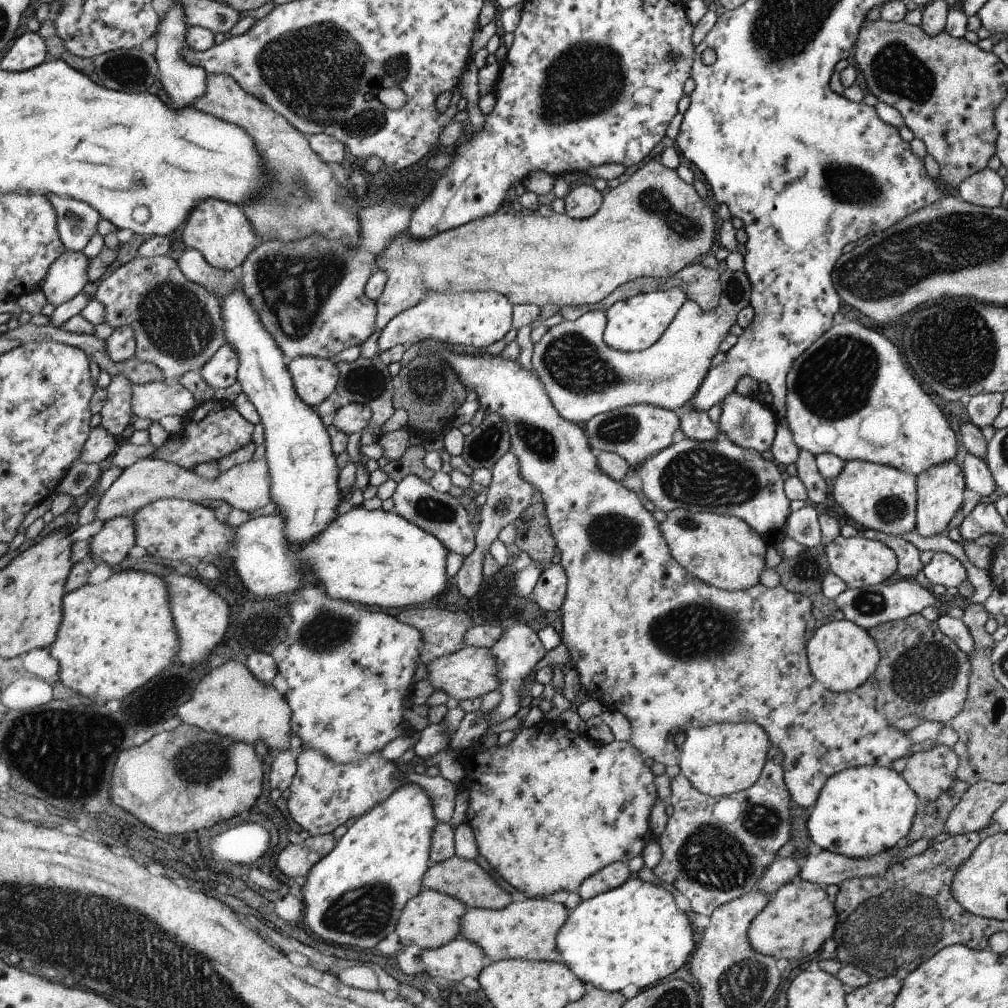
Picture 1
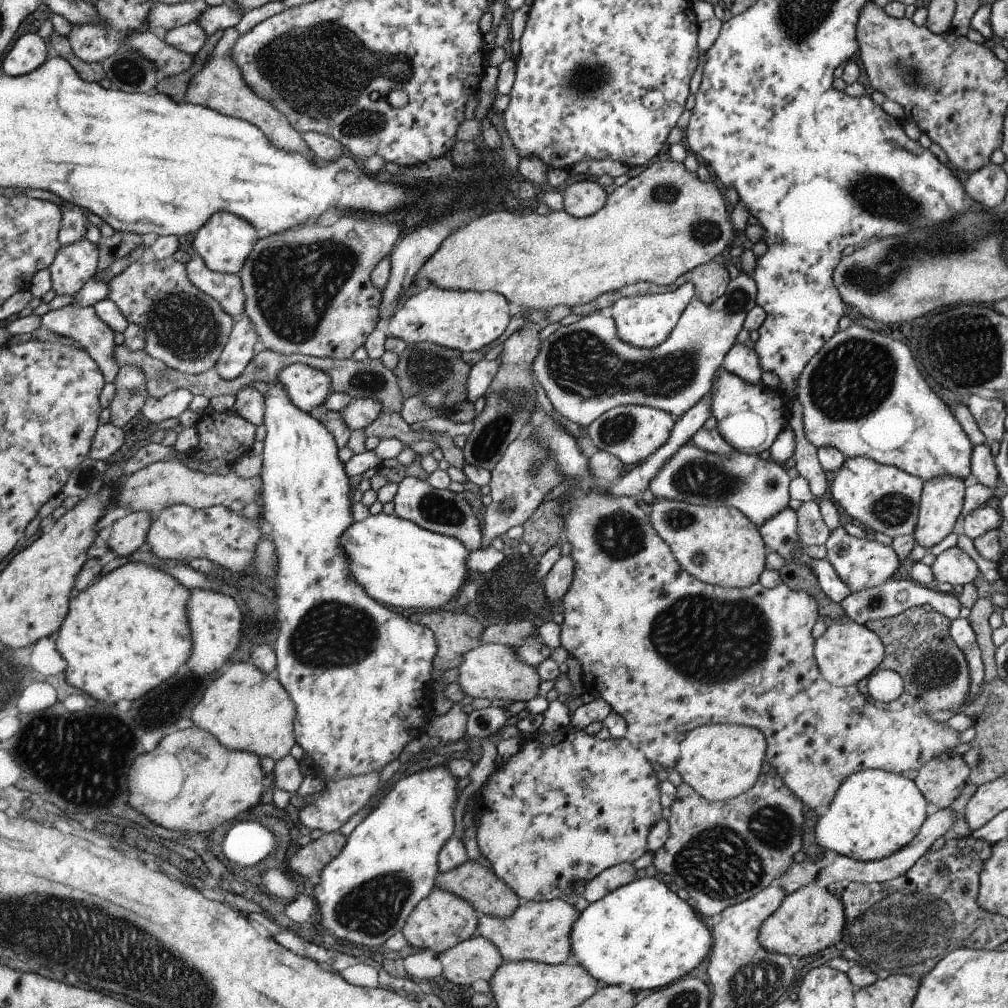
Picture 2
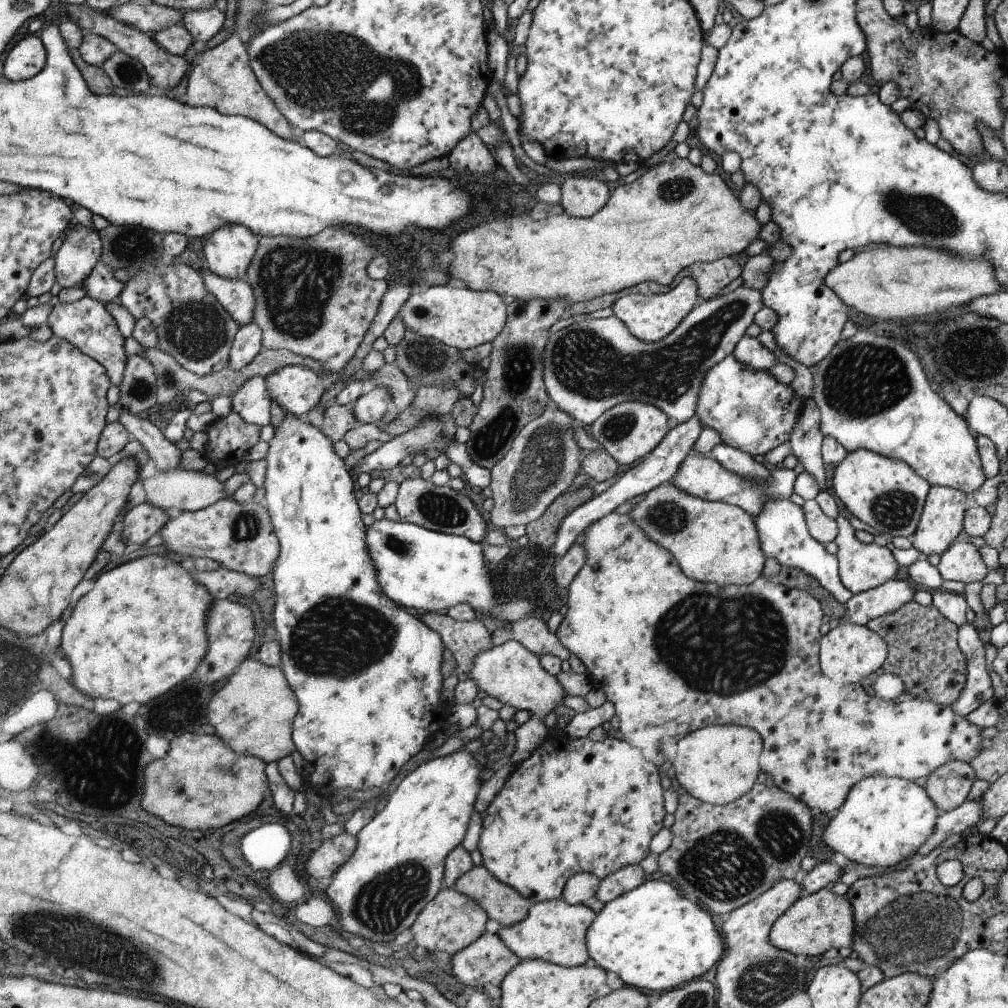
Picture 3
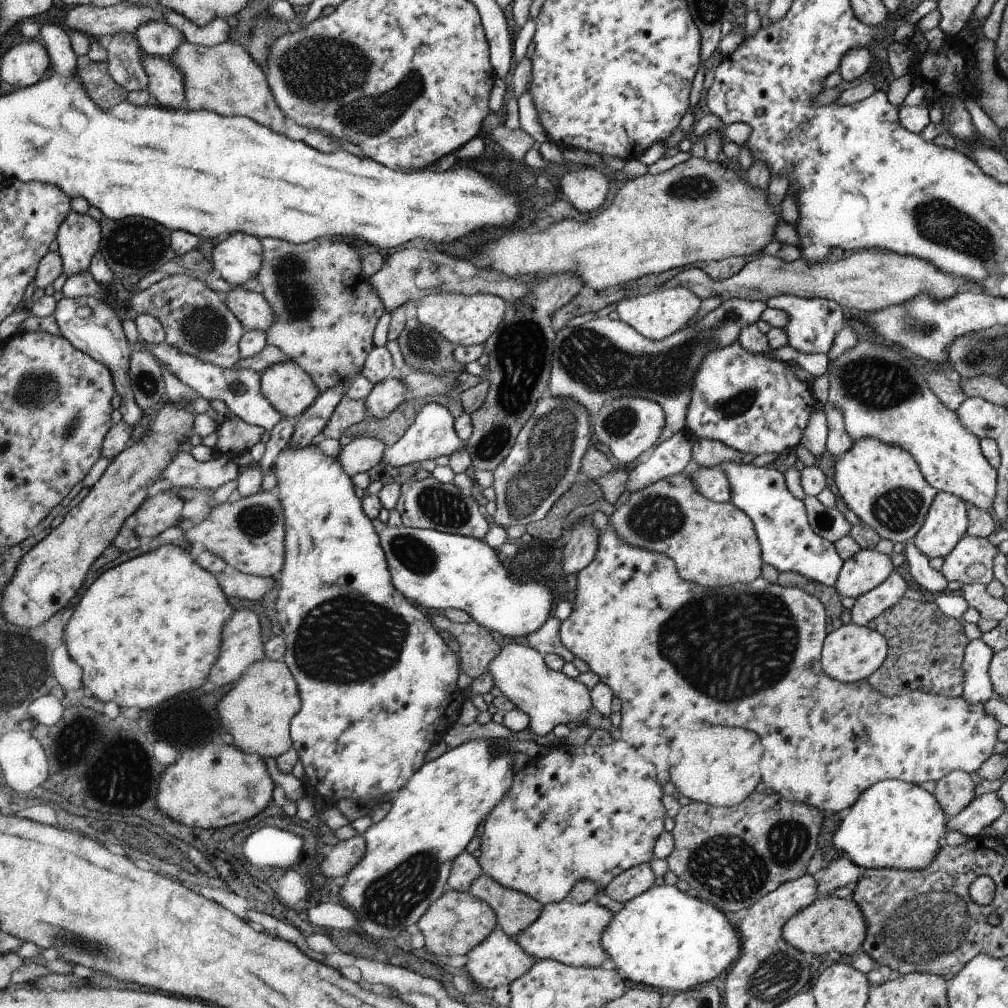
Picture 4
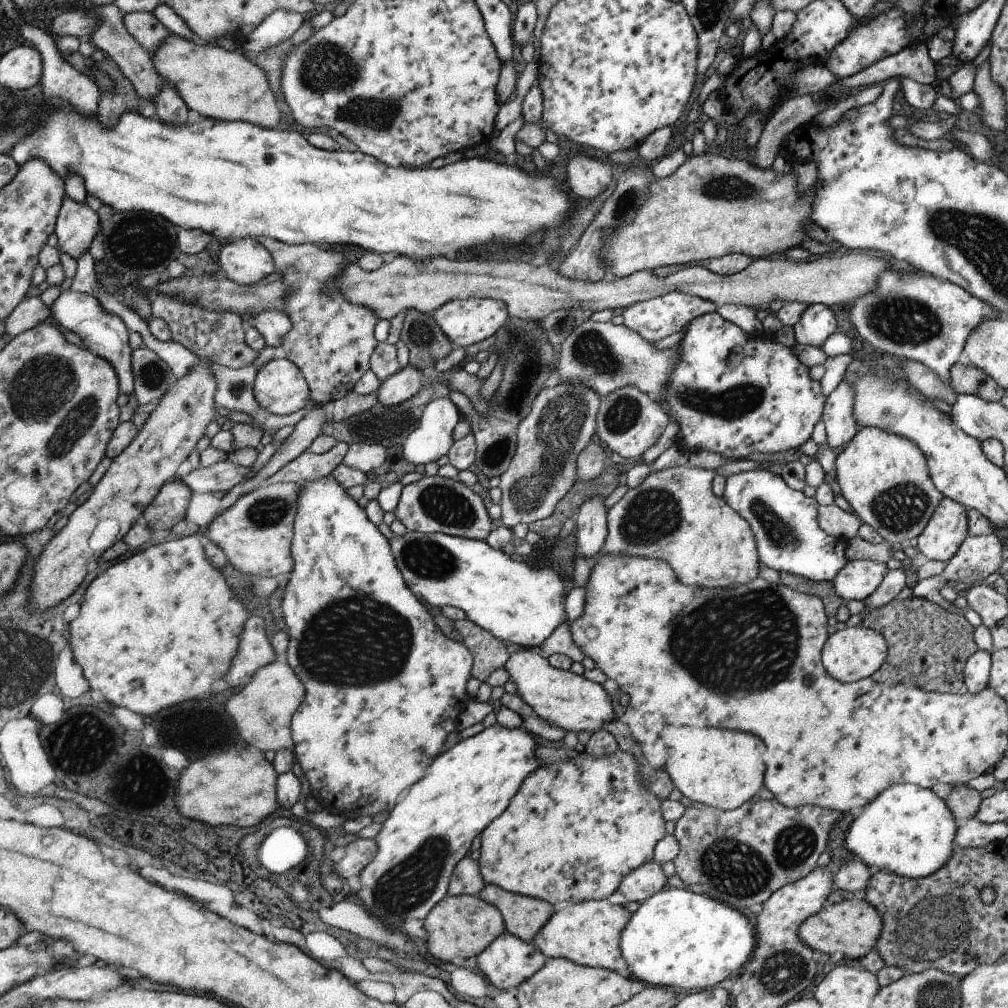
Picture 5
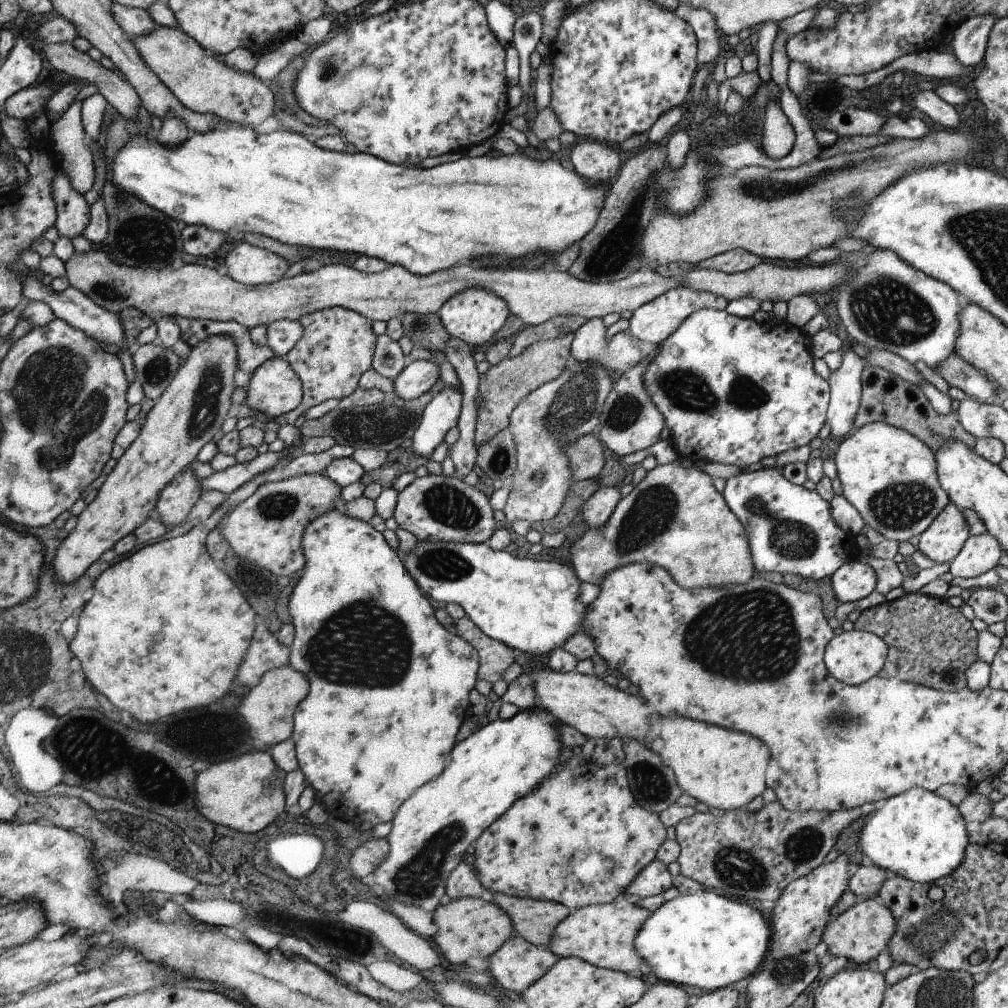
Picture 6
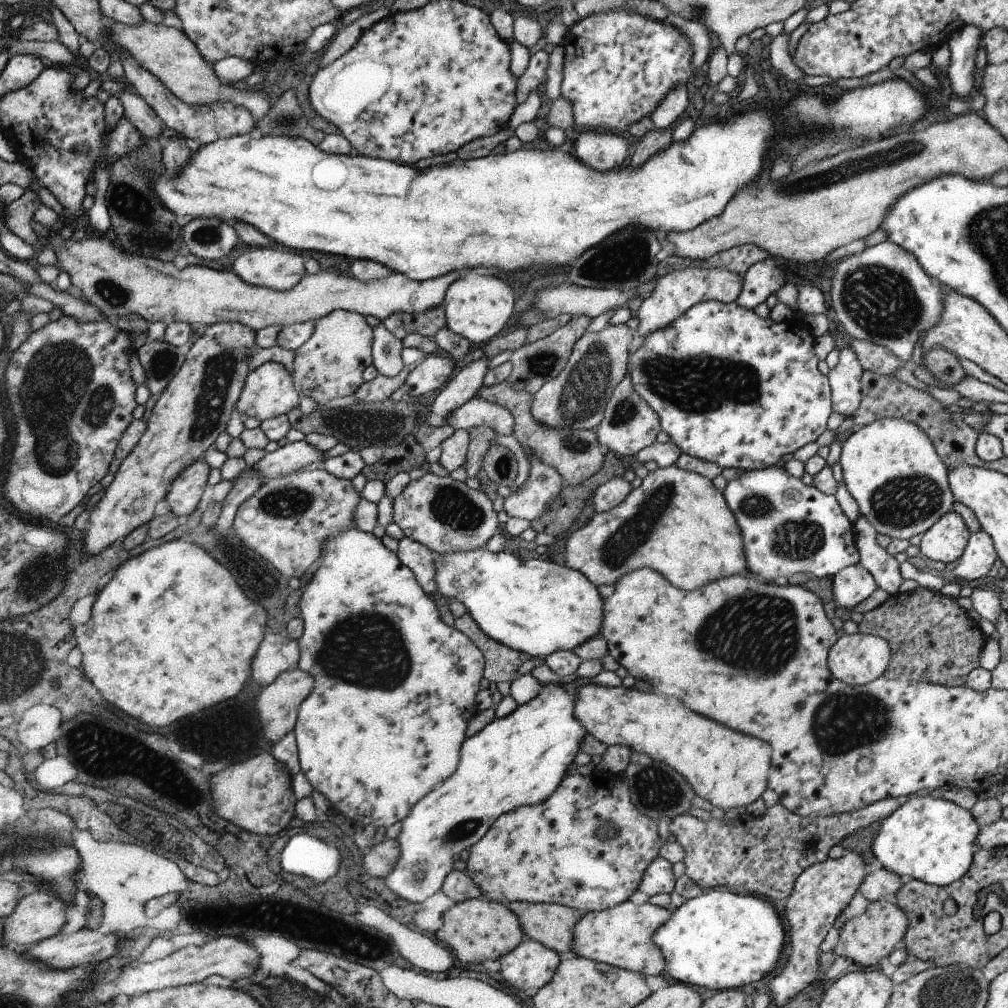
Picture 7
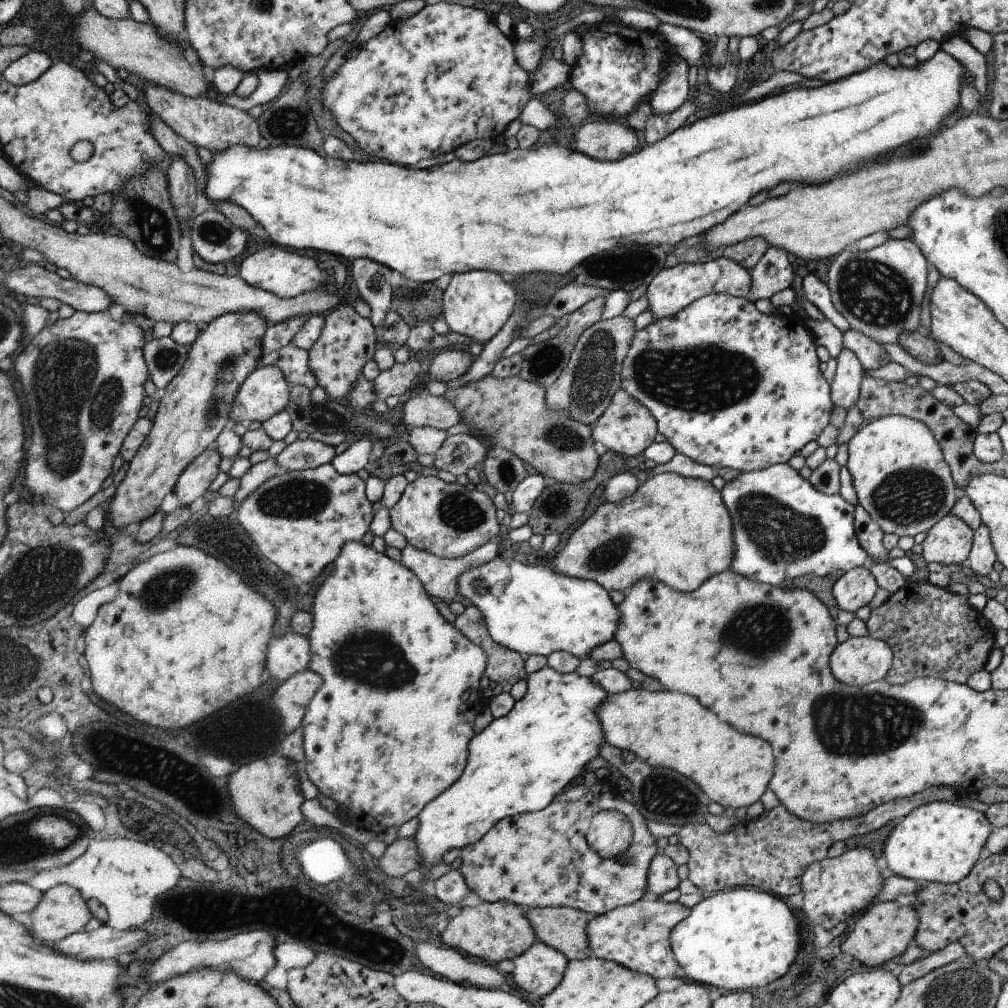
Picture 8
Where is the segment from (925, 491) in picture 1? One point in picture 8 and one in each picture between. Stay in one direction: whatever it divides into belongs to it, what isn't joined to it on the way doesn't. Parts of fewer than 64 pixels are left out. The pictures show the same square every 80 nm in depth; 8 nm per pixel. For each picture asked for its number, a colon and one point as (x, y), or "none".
2: (941, 503)
3: (942, 520)
4: (946, 523)
5: (948, 527)
6: (941, 542)
7: (945, 541)
8: (948, 542)

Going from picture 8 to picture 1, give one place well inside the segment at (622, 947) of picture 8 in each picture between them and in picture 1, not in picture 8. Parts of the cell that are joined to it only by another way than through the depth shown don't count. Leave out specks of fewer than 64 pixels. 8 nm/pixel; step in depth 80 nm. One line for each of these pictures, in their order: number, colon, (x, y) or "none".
1: (527, 929)
2: (540, 931)
3: (554, 931)
4: (571, 933)
5: (588, 933)
6: (603, 935)
7: (622, 936)

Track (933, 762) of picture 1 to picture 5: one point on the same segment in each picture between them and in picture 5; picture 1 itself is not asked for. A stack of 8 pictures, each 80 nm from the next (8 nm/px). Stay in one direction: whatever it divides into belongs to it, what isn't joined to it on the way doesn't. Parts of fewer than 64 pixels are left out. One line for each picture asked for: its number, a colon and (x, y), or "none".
2: (940, 780)
3: (948, 786)
4: (954, 792)
5: (963, 802)

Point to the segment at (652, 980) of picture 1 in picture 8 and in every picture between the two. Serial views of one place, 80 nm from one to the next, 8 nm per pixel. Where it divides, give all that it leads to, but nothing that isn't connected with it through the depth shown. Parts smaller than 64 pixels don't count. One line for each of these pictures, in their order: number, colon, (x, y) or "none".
2: (643, 936)
3: (653, 938)
4: (663, 938)
5: (676, 939)
6: (707, 941)
7: (721, 940)
8: (735, 939)

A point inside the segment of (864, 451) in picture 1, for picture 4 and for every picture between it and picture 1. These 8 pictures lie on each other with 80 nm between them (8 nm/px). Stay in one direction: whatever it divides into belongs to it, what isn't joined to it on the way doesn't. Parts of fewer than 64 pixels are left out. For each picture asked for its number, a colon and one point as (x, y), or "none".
2: (862, 394)
3: (872, 393)
4: (881, 392)

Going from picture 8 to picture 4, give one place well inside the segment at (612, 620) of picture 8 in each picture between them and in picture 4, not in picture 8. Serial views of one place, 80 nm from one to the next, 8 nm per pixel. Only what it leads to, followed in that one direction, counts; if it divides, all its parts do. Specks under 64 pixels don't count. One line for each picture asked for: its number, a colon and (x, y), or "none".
4: (436, 570)
5: (516, 603)
6: (532, 605)
7: (535, 606)

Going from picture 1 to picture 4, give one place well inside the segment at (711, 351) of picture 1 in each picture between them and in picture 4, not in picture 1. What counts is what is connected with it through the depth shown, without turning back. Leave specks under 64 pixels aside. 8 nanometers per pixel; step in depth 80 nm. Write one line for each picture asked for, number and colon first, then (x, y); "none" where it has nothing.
2: (584, 369)
3: (591, 366)
4: (594, 363)

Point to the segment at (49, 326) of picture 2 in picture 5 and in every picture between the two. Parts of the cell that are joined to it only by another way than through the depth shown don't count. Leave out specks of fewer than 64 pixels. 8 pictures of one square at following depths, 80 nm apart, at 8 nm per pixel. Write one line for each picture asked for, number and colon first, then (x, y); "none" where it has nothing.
3: (87, 324)
4: (92, 326)
5: (106, 334)

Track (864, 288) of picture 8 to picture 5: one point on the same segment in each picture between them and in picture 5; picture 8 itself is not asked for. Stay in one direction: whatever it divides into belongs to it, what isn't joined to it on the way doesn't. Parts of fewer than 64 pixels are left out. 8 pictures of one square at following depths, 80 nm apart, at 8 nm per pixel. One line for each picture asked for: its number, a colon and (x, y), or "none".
5: (913, 316)
6: (889, 305)
7: (883, 295)

